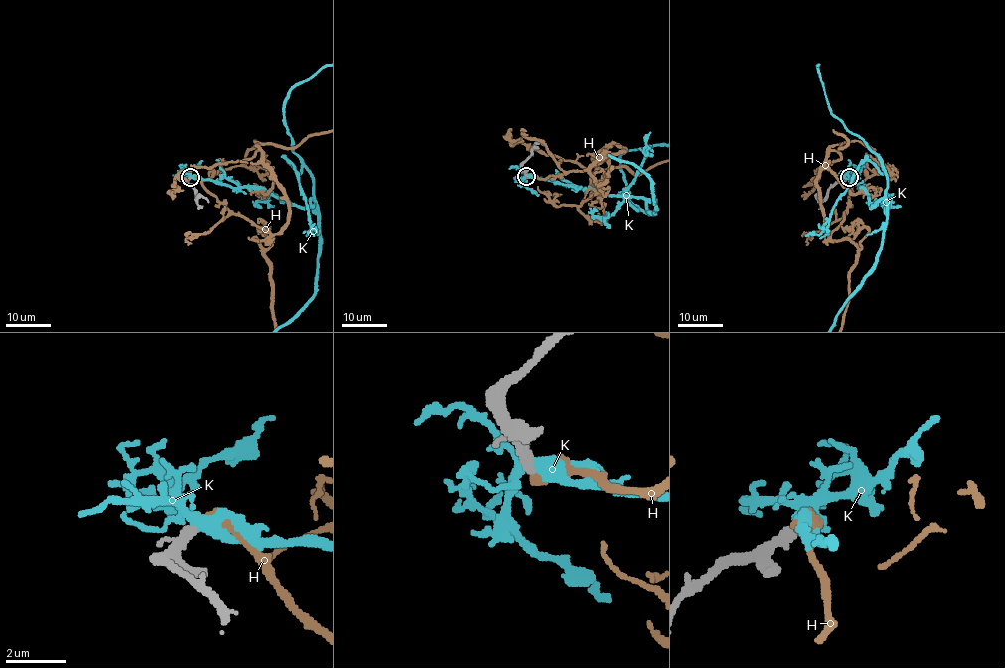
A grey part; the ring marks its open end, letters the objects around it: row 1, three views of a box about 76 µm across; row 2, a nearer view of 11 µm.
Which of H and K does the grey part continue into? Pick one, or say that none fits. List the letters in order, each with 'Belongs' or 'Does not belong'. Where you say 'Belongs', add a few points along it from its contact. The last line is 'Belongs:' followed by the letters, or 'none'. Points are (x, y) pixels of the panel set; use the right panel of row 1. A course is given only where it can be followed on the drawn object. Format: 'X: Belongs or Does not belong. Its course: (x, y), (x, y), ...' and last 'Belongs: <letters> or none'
H: Belongs
K: Does not belong
Belongs: H

